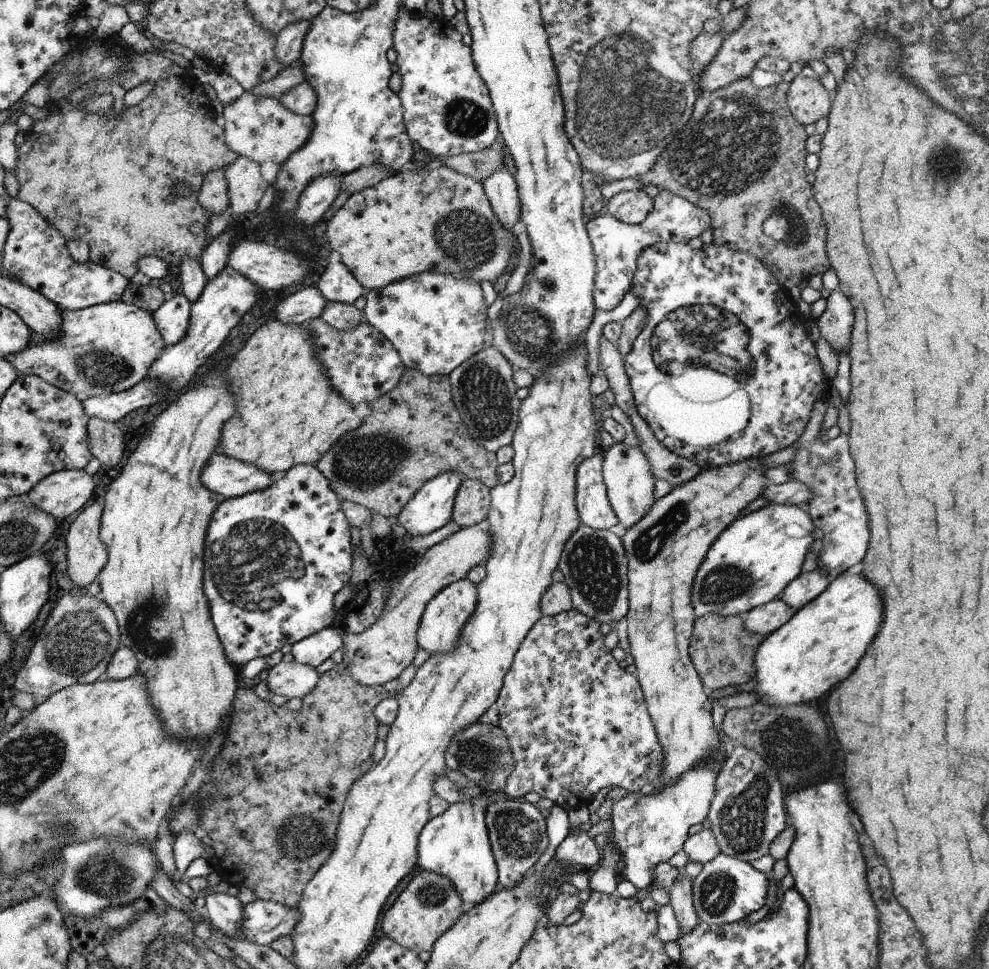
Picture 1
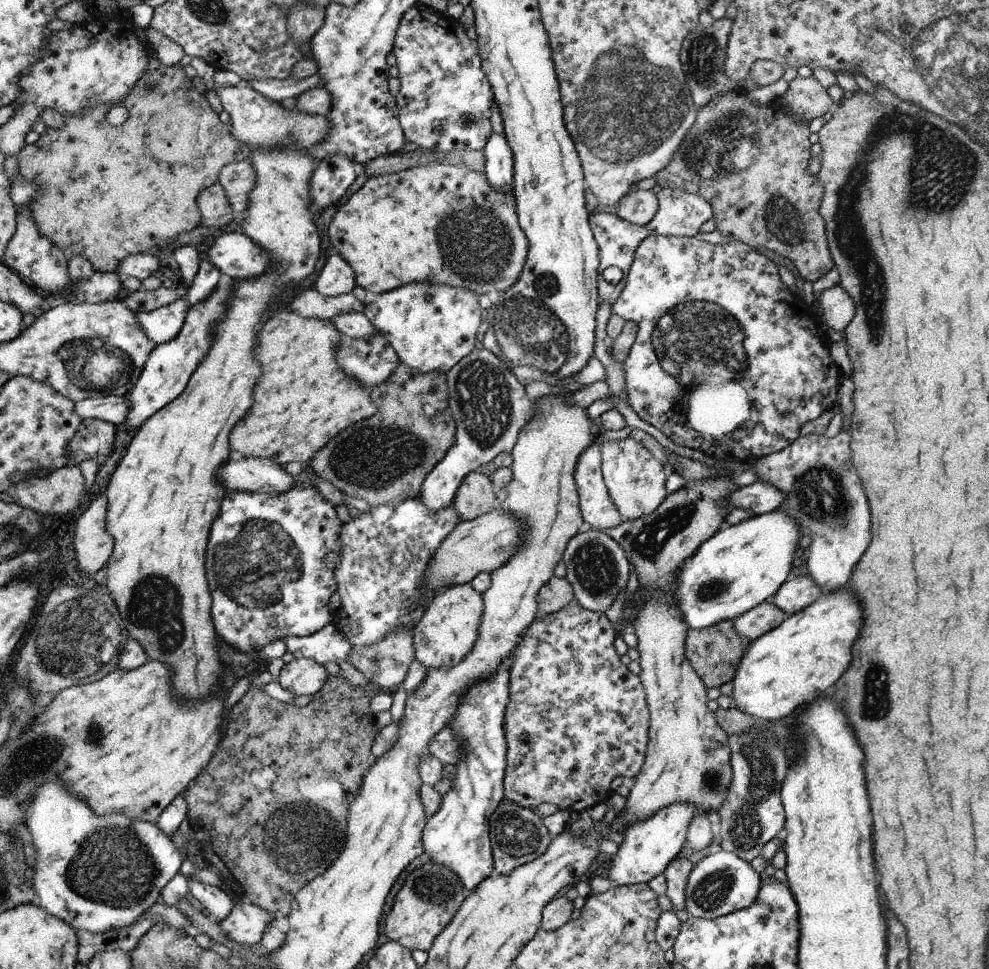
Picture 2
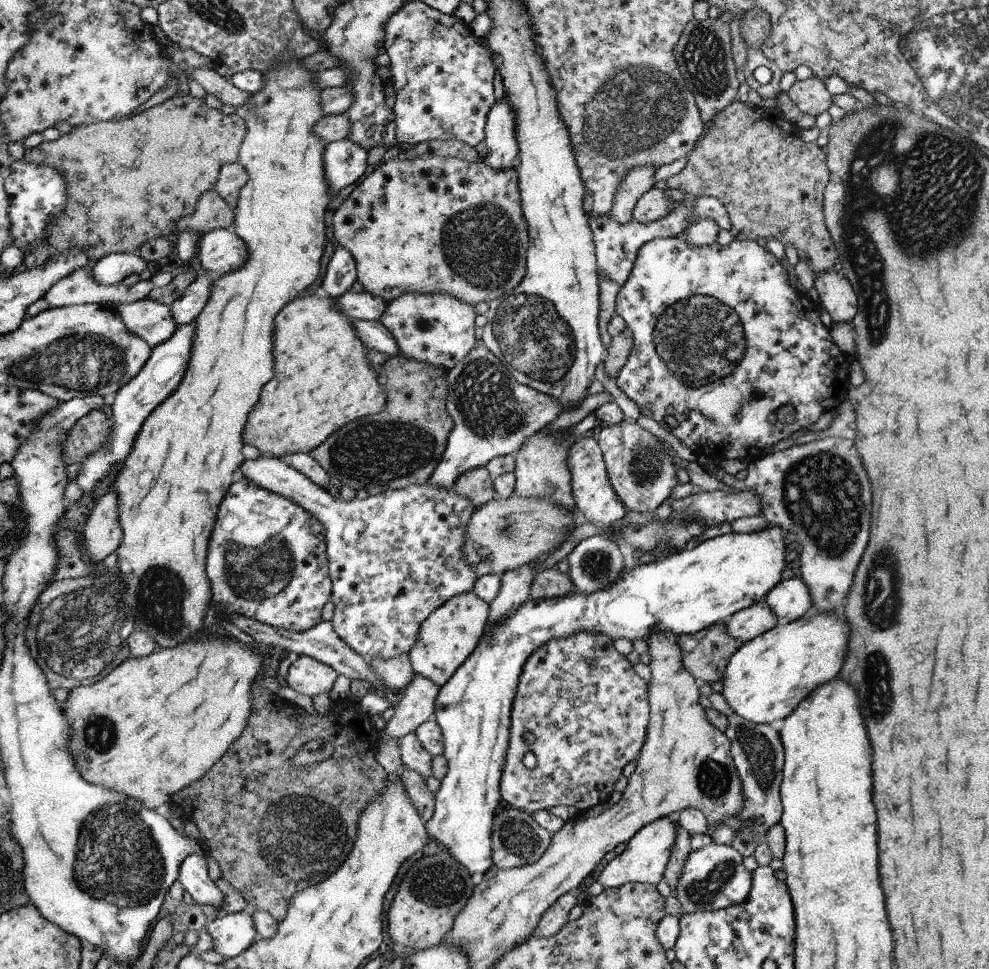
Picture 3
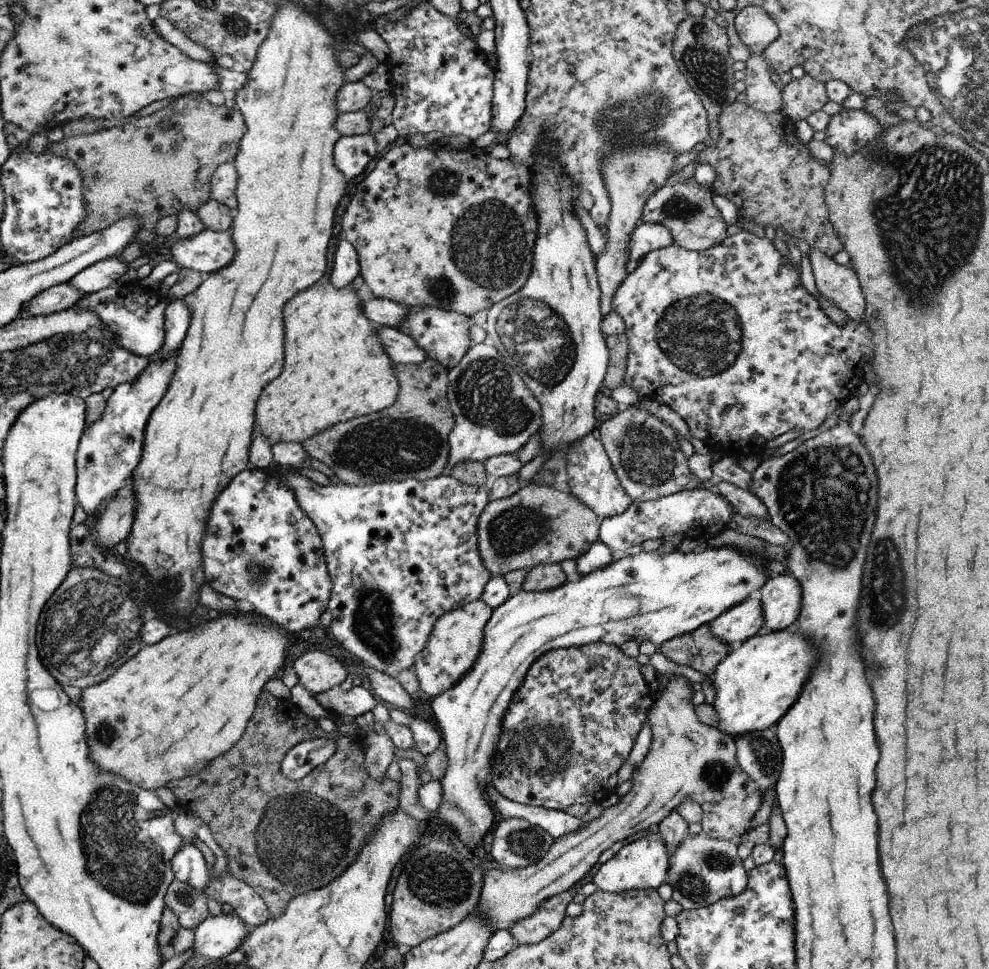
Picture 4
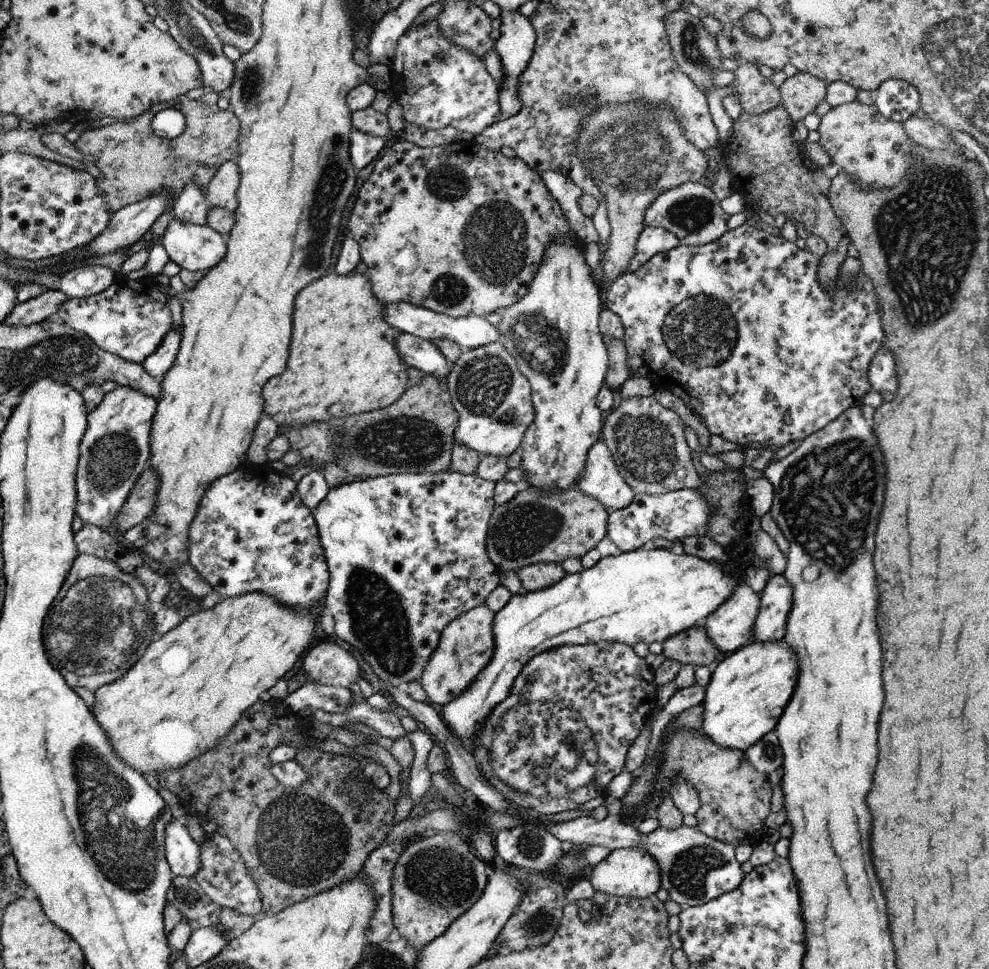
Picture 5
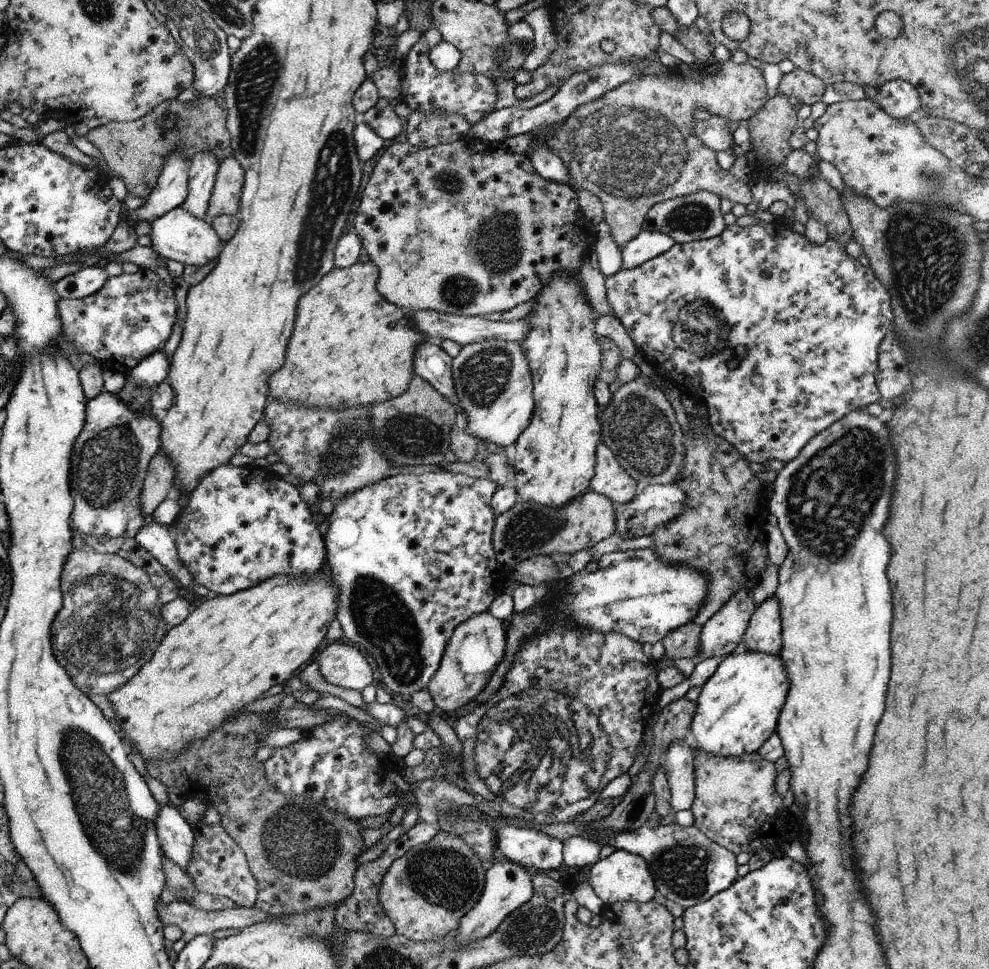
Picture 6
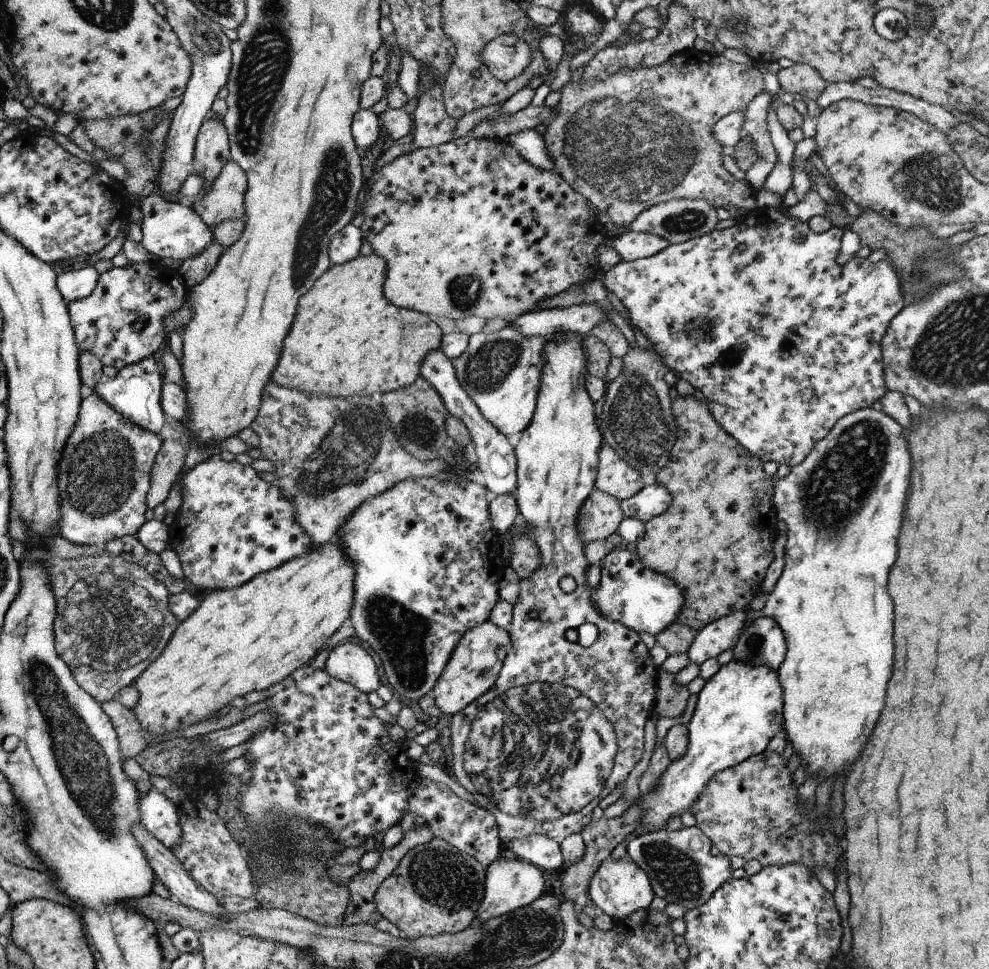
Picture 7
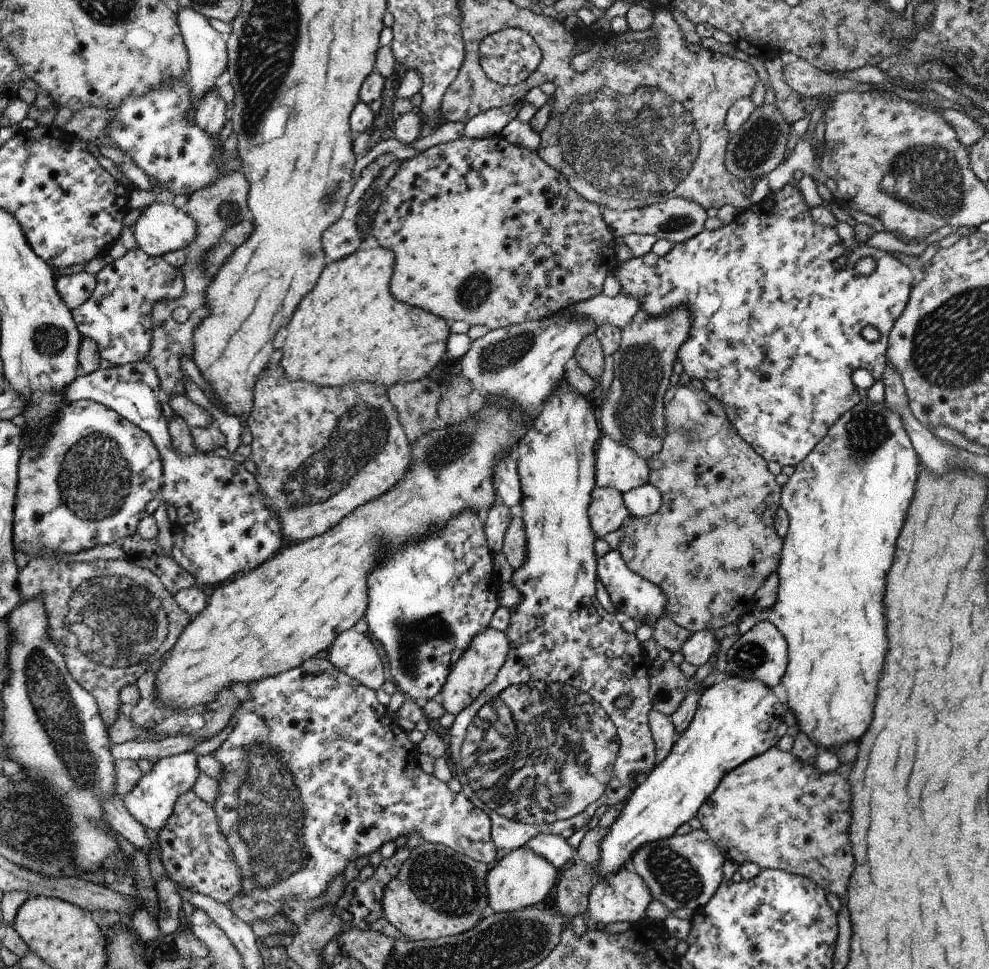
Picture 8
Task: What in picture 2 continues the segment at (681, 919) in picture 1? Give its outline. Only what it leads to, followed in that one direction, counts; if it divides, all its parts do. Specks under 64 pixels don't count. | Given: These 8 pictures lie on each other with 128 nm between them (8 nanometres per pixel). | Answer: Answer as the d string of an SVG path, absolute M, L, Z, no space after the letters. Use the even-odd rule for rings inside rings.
M678 855L663 872L667 882L665 894L672 902L672 911L674 912L686 908L686 882L688 882L691 870L692 863Z

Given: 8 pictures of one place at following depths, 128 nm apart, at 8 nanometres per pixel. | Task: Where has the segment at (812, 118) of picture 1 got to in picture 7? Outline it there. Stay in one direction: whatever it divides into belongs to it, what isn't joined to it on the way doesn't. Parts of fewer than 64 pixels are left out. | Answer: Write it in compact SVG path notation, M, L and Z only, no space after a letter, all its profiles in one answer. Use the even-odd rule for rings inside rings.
M795 63L789 68L780 69L777 77L783 92L798 94L800 99L816 100L827 86L817 70L804 63Z

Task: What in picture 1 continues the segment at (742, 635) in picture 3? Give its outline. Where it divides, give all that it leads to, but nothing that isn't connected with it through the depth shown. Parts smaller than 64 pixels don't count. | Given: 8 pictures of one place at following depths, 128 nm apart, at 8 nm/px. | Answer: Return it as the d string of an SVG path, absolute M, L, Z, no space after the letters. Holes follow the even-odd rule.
M781 598L774 599L747 612L744 615L744 628L750 630L752 634L767 637L784 626L796 611Z

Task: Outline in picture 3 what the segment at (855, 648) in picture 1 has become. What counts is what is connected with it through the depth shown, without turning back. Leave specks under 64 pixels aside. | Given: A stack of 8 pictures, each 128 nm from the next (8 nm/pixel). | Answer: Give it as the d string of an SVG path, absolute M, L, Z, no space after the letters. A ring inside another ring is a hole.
M812 610L798 620L785 622L783 625L777 624L754 640L743 643L738 652L730 658L724 670L724 688L721 693L726 698L728 706L748 722L769 725L776 720L784 720L788 714L792 714L792 710L812 690L816 690L816 686L838 677L845 661L844 656L848 650L846 646L850 638L850 624L846 624L846 619L840 620L838 615Z

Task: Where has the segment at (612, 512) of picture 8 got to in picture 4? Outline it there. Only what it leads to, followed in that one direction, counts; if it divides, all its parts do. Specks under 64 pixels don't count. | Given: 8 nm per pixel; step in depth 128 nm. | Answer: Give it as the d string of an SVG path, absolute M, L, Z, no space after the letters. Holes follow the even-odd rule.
M534 482L525 484L508 498L488 502L476 524L482 564L492 576L502 577L520 568L576 559L599 539L600 528L598 516L572 493Z

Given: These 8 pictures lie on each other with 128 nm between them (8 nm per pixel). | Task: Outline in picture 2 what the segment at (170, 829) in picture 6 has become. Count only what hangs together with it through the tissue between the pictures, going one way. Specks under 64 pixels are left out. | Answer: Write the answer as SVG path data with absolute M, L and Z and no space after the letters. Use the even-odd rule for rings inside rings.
M188 859L183 861L183 866L179 872L182 872L182 876L185 876L189 882L189 891L204 906L207 914L218 922L228 918L228 914L232 912L235 905L228 891L223 890L222 887L198 882L194 878L196 876L196 866Z

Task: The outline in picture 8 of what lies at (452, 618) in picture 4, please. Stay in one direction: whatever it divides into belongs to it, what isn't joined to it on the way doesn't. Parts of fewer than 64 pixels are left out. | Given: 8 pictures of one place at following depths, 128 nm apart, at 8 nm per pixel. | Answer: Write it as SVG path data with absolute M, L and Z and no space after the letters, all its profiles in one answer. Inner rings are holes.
M488 626L484 632L474 636L469 648L464 650L464 654L451 668L450 674L448 674L448 678L446 678L446 682L444 682L437 697L445 712L450 712L456 716L463 708L470 706L480 696L480 693L491 682L494 682L498 671L506 660L508 650L510 650L510 645L505 632Z

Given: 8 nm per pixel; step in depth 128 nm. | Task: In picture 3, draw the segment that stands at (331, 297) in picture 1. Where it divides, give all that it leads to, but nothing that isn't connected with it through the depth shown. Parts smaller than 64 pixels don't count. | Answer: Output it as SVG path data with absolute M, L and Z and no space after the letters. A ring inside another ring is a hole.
M338 245L326 268L320 292L336 298L350 291L357 280L358 267L355 258L352 258L352 254L344 246Z

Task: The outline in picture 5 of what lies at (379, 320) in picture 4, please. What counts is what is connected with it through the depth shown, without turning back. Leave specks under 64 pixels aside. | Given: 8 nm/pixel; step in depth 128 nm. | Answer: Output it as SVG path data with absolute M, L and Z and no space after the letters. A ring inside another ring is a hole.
M407 302L384 303L384 320L396 328L401 333L410 333L411 335L434 342L438 338L448 338L456 342L463 350L472 350L488 343L494 343L500 338L500 330L495 325L490 324L486 317L465 316L452 318L445 314L436 314L436 312L414 306Z

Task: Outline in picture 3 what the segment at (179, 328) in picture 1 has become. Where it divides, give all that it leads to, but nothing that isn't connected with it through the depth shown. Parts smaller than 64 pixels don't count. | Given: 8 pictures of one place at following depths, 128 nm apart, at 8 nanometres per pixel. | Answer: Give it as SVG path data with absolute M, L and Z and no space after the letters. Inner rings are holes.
M142 299L138 302L116 307L116 314L124 320L124 326L146 340L149 346L162 345L178 332L175 316L171 308L154 300Z

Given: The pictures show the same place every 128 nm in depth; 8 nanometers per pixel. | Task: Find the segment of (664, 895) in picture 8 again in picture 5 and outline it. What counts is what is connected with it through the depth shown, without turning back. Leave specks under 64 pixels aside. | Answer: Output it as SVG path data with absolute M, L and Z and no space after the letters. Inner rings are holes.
M618 814L608 815L600 822L590 815L561 823L549 822L545 829L558 840L566 840L570 844L598 845L611 851L642 846L660 866L661 887L668 892L669 899L680 904L682 909L702 906L721 894L732 892L744 880L745 874L735 857L734 846L706 836L697 827L682 825L676 830L664 830L659 826L652 833L640 834L637 825L624 824Z

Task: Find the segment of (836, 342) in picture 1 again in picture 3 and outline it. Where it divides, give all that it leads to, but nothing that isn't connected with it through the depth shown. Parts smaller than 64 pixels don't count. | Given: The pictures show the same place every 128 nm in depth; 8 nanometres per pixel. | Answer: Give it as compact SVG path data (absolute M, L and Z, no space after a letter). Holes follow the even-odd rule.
M834 269L820 272L813 286L819 296L817 304L830 314L832 323L850 323L856 316L856 292L844 273Z

